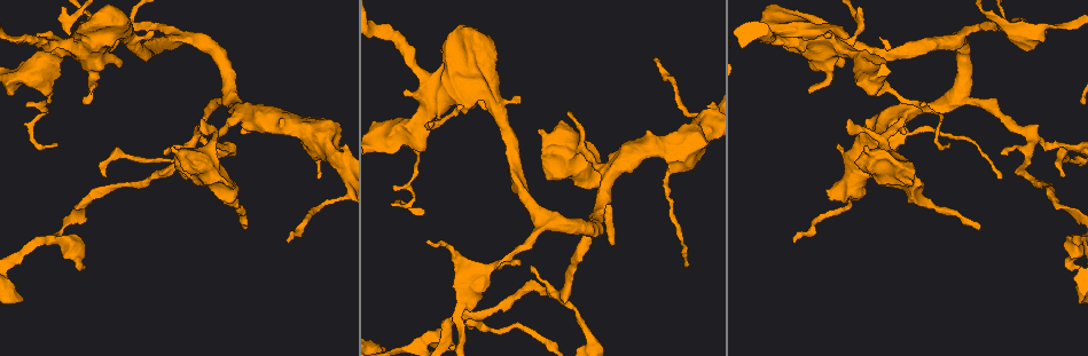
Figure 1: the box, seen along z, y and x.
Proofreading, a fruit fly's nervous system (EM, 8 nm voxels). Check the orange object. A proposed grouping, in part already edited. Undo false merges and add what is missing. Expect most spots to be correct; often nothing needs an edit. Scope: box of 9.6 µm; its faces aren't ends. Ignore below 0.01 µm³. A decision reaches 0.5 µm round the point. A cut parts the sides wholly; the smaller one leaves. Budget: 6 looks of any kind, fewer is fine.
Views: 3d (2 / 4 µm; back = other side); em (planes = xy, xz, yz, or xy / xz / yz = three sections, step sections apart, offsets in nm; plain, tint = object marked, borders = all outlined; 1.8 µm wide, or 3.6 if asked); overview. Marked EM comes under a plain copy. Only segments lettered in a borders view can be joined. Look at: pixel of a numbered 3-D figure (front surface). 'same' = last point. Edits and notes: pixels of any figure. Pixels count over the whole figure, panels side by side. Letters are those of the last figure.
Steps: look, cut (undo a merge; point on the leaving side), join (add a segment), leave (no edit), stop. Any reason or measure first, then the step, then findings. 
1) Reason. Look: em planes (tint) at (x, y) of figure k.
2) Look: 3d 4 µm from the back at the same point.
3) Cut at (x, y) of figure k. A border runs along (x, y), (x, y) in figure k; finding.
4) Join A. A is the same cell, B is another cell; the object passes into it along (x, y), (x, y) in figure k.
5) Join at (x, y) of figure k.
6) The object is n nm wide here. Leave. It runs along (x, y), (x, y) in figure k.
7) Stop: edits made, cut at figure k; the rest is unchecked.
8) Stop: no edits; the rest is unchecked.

Sharp bend. Look: em 3.6 µm planes (borders) at (959, 38) of figure 1.

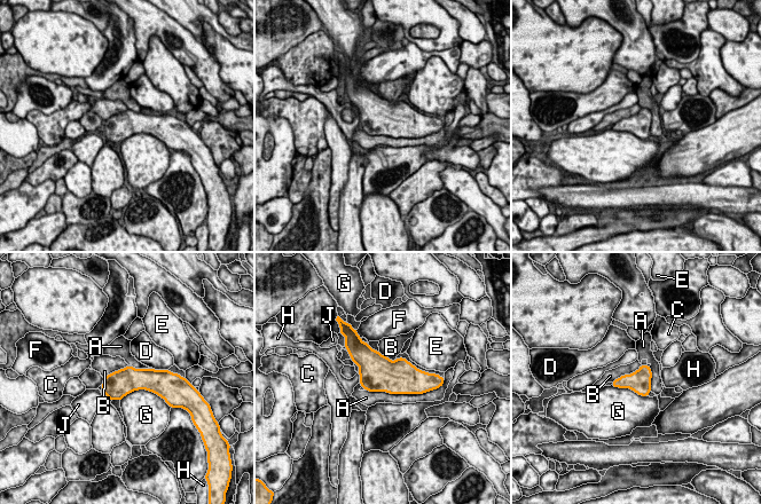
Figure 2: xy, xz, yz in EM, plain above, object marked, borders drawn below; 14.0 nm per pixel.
Leave. A, B, C, D, E, F, G, H and J are other cells; a border runs along (162, 398), (134, 390), (119, 400) in figure 2; continuous, no second neuron.

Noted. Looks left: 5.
Free end. Look: 3d 2 µm at (243, 226) of figure 1.

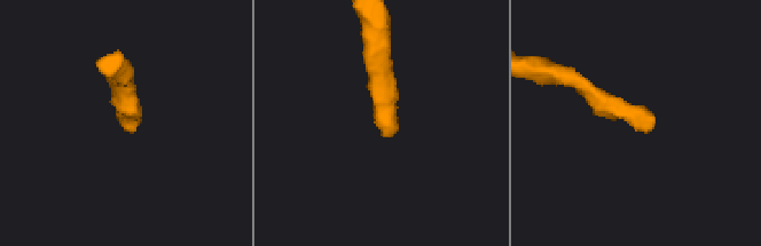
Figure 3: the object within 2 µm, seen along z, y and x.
Shape alone is not enough. Look: em planes (borders) at (130, 124) of figure 3.

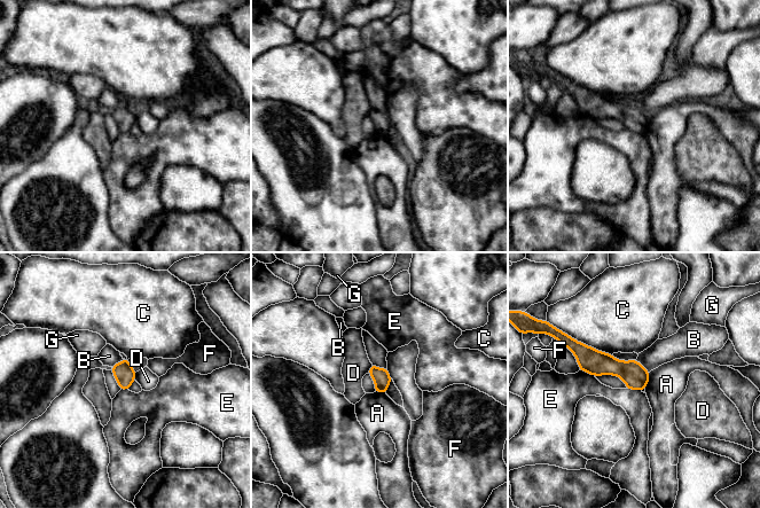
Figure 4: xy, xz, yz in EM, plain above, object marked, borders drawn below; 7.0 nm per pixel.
Leave. A, B, C, D, E, F and G are other cells; it runs along (578, 345), (643, 384) in figure 4; none of them fits.

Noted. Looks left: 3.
Tapers out. Look: em xy step 8 (tint) at (469, 330) of figure 1.

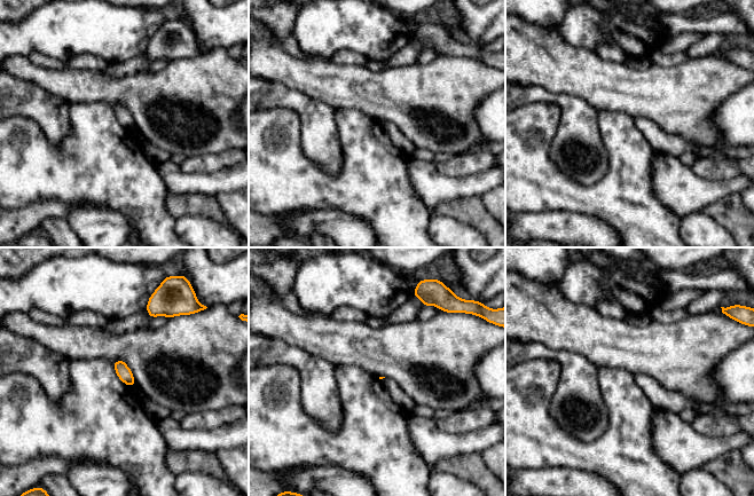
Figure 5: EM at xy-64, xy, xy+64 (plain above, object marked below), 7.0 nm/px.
Another direction. Look: em planes (borders) at the same point.

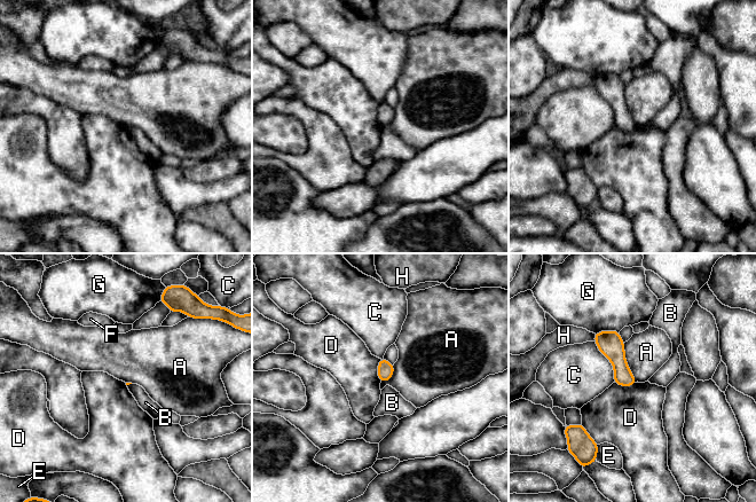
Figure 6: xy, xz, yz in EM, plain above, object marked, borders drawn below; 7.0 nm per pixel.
Leave. A, B, C, D, E, F, G and H are other cells; a border runs along (379, 359), (378, 379), (380, 382) in figure 6; no lettered segment goes on from it.

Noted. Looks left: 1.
Stop: no edits; the rest is unchecked.

